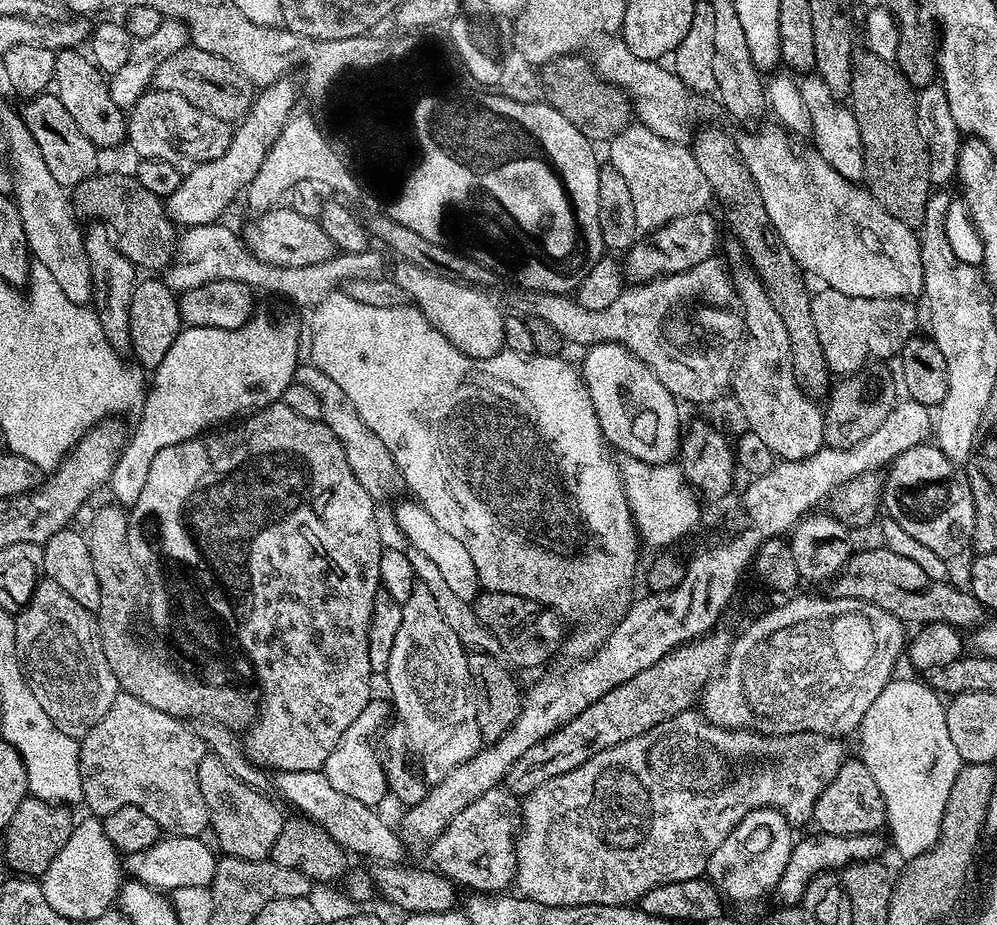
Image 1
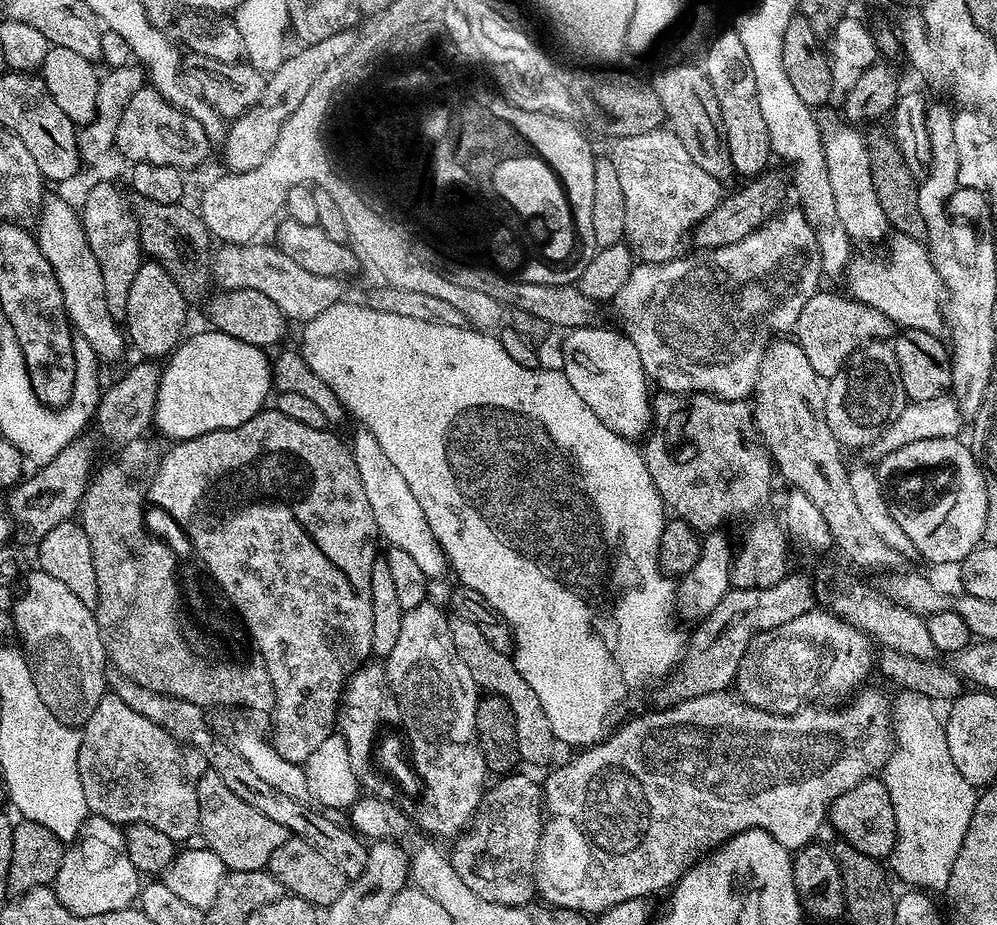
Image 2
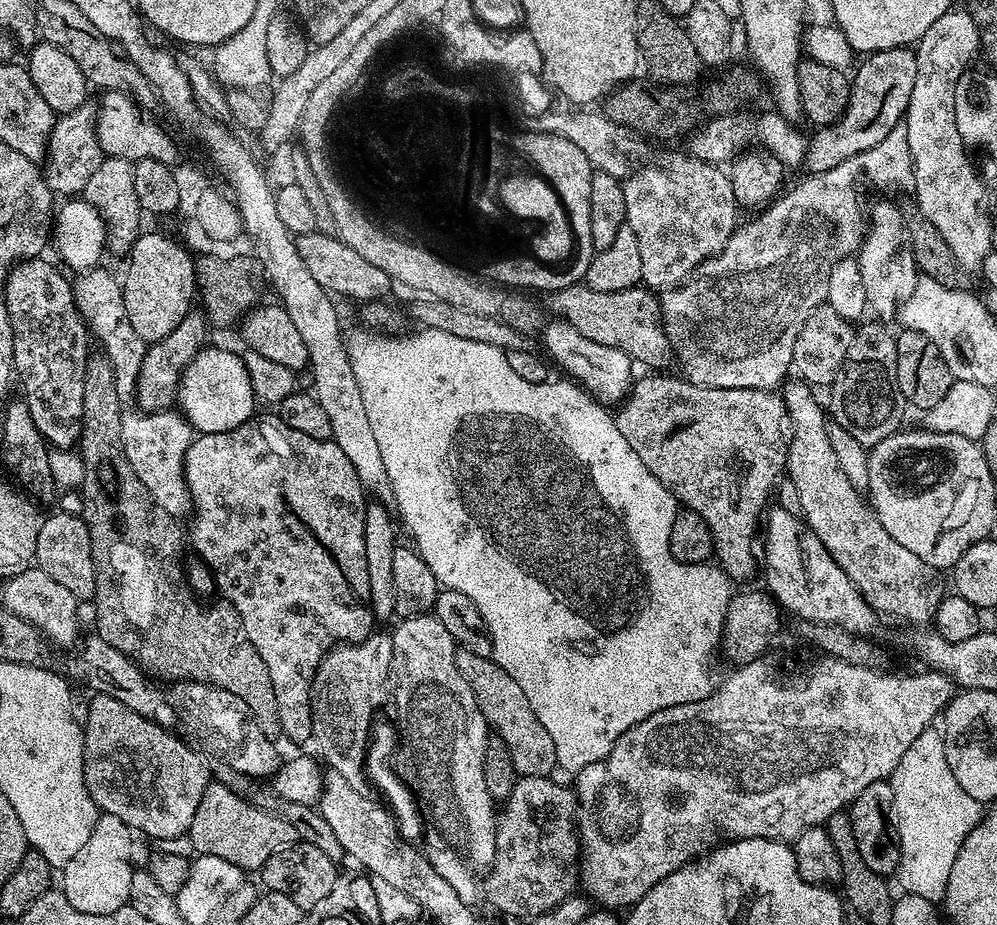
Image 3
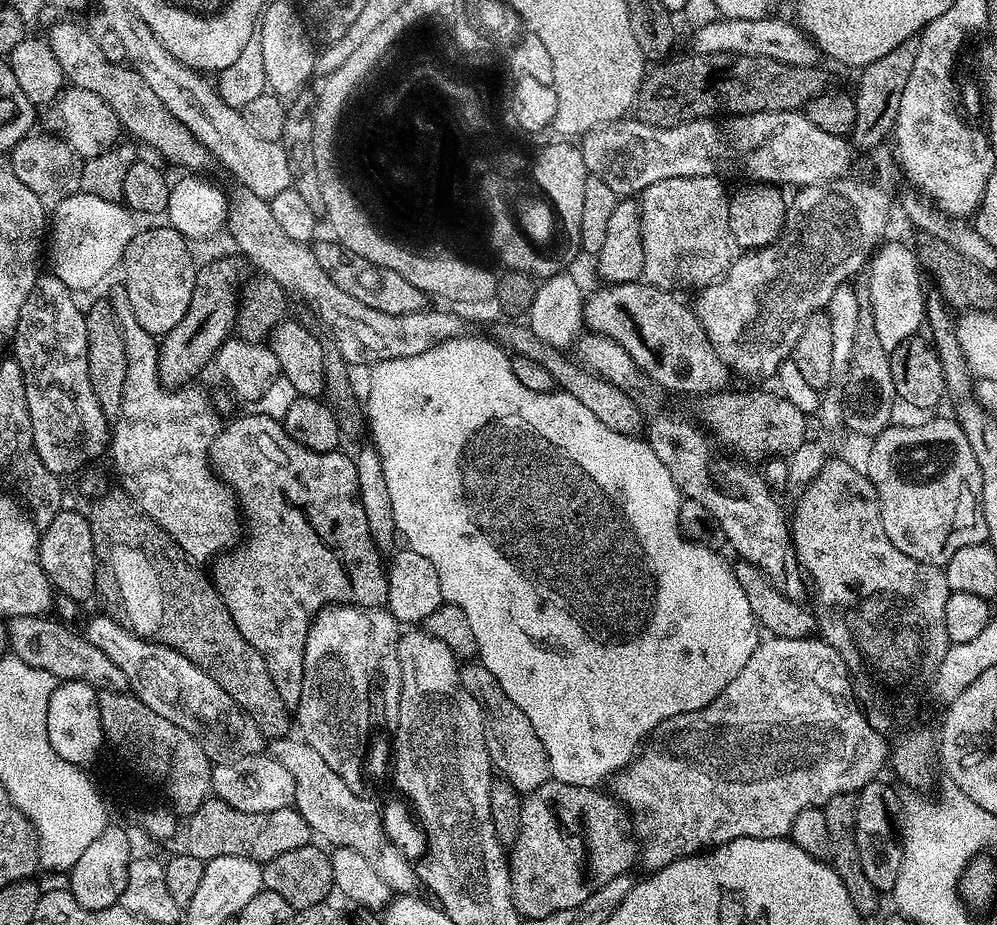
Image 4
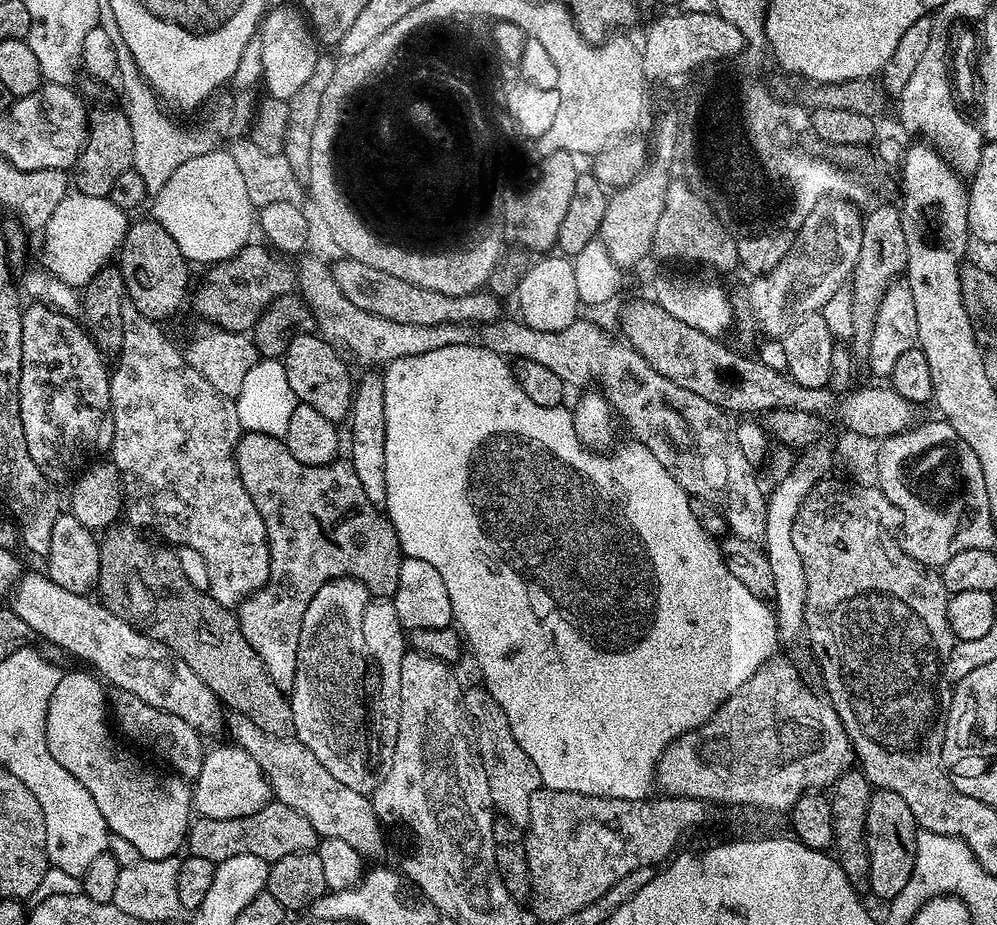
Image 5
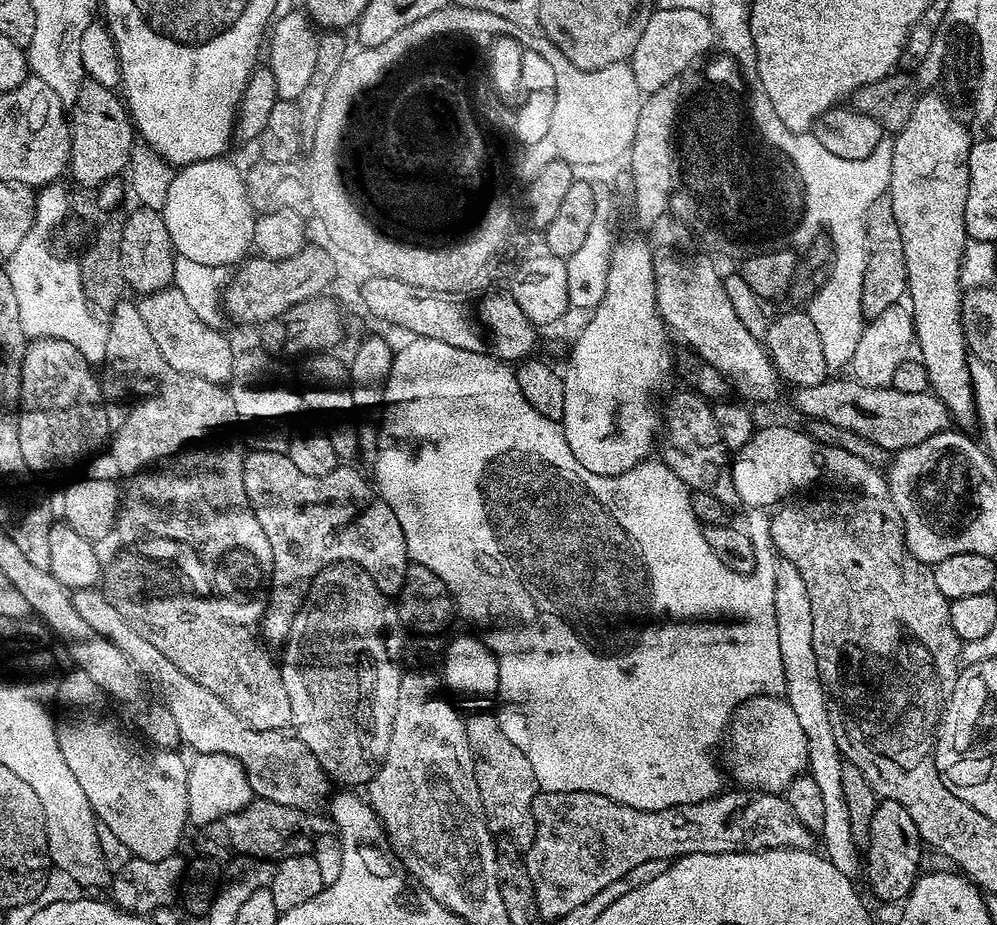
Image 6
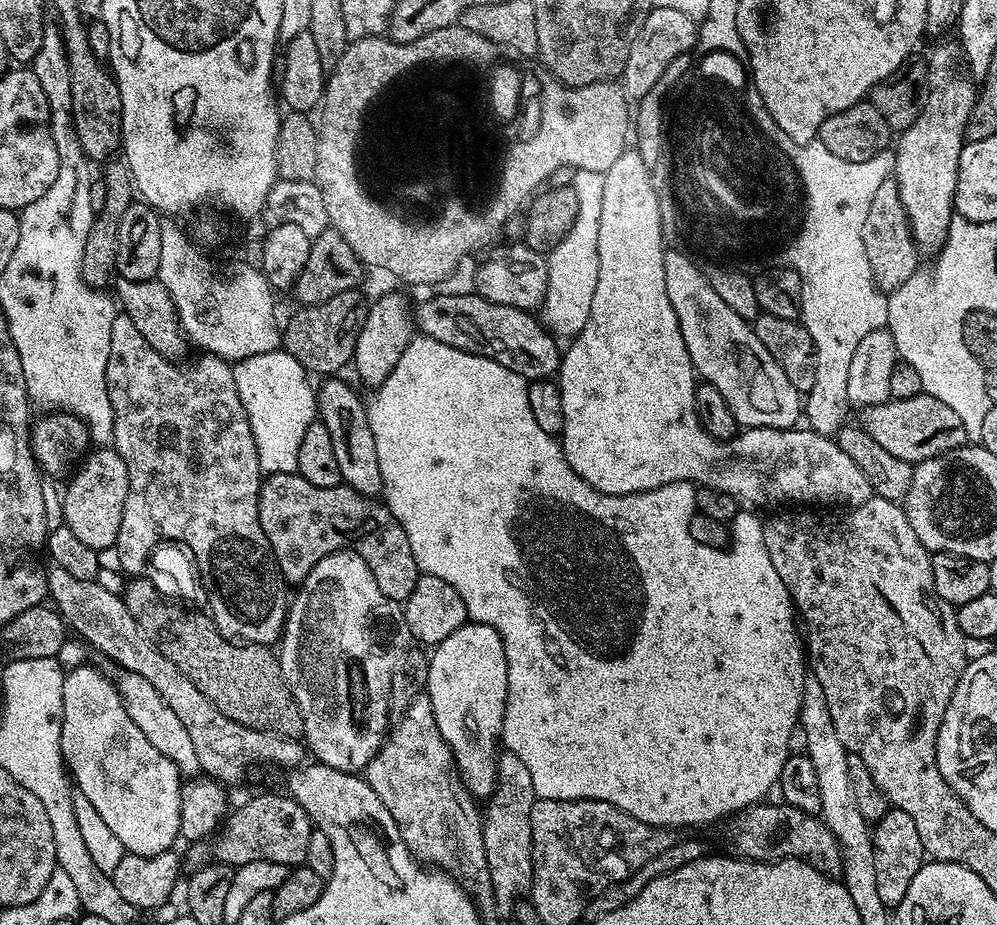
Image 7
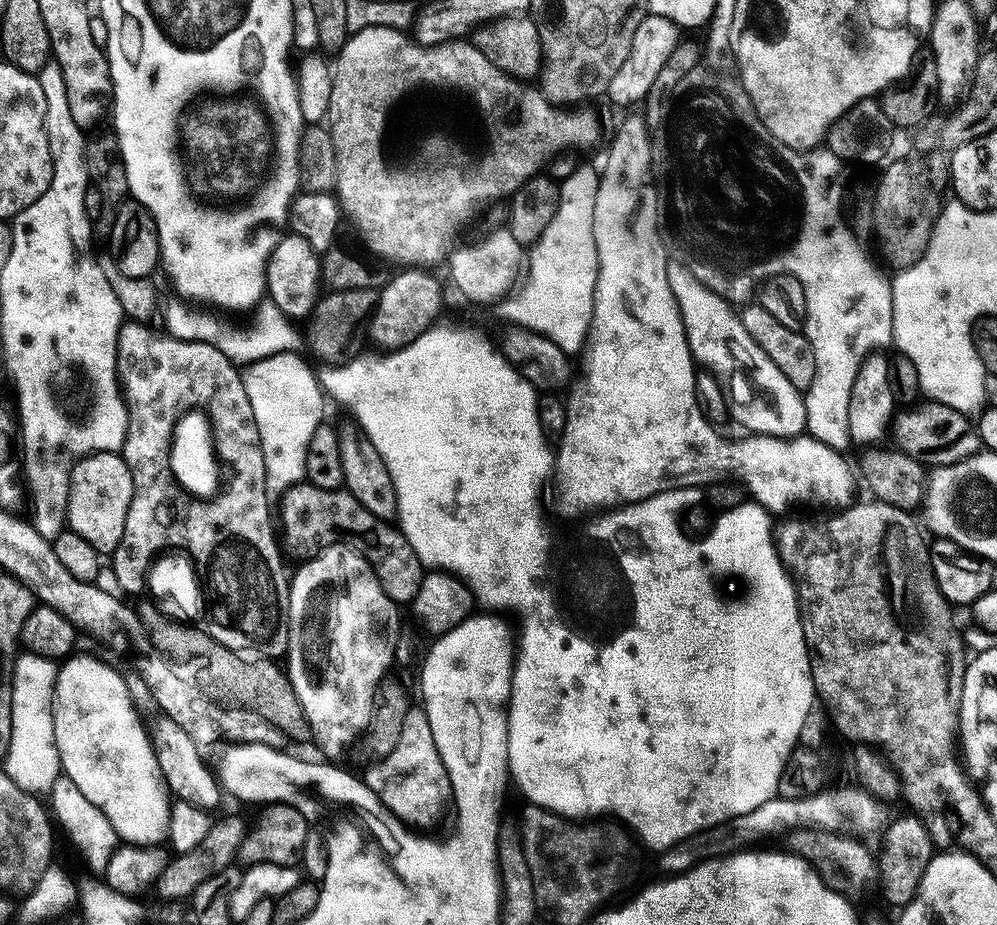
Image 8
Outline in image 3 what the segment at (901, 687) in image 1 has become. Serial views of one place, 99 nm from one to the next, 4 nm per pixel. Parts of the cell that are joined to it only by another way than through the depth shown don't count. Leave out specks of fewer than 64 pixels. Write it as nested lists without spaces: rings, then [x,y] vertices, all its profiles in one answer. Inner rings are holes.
[[[935,727],[914,738],[914,746],[902,754],[902,762],[893,770],[890,783],[894,790],[892,812],[896,816],[896,837],[900,843],[900,864],[895,879],[900,880],[900,888],[905,893],[933,902],[943,901],[950,866],[954,866],[966,834],[980,821],[981,801],[970,798],[958,786],[958,778],[954,778],[950,762],[946,762],[943,735]]]

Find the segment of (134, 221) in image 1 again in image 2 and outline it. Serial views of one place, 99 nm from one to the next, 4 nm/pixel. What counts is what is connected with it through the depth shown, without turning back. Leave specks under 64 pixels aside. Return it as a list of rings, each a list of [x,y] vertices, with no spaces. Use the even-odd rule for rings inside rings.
[[[136,196],[131,201],[132,213],[136,215],[136,221],[138,222],[141,253],[145,257],[151,258],[155,263],[161,264],[170,274],[170,278],[174,278],[174,282],[178,286],[178,290],[182,290],[185,300],[195,302],[199,296],[201,298],[207,297],[213,287],[214,260],[210,255],[210,248],[208,252],[208,243],[210,243],[208,227],[201,222],[199,211],[192,209],[191,212],[185,204],[184,202],[179,202],[172,205],[162,205],[142,196]]]

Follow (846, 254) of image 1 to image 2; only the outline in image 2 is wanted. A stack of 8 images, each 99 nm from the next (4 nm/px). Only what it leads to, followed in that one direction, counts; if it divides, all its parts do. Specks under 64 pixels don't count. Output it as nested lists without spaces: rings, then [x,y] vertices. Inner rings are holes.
[[[899,234],[893,235],[891,240],[888,264],[875,264],[872,260],[860,258],[853,259],[849,264],[846,281],[851,299],[861,300],[866,306],[886,314],[888,320],[901,329],[913,328],[939,333],[945,327],[946,293],[944,284],[938,278],[938,270],[934,270],[934,262],[927,247],[919,240]]]

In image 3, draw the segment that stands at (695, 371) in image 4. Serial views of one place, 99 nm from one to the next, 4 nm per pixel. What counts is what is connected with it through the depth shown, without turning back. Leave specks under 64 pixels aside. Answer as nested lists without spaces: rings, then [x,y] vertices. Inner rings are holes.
[[[584,282],[571,284],[558,289],[547,297],[552,307],[553,317],[570,322],[582,338],[590,338],[590,342],[598,342],[602,346],[614,346],[614,350],[622,350],[637,365],[645,364],[648,370],[664,370],[668,363],[673,363],[672,344],[664,329],[664,321],[660,319],[660,301],[647,287],[637,286],[630,289],[615,291],[597,291],[587,287]]]

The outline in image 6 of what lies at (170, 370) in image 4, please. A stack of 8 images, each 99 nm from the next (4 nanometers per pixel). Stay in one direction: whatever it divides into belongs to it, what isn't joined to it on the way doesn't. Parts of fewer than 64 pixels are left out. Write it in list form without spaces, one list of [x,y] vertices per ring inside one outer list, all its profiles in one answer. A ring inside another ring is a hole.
[[[308,246],[294,258],[281,260],[271,260],[259,254],[249,255],[235,269],[237,272],[231,273],[230,283],[223,291],[225,313],[240,324],[259,326],[288,312],[290,306],[298,306],[298,302],[325,295],[336,276],[336,264],[332,261],[333,253],[324,248]]]

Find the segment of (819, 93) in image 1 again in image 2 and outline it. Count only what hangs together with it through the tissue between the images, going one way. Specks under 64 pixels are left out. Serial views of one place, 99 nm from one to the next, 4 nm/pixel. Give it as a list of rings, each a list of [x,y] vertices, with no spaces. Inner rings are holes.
[[[847,123],[827,124],[822,128],[824,145],[824,165],[830,178],[830,187],[834,189],[834,206],[838,218],[842,218],[842,226],[846,226],[846,234],[853,242],[865,240],[872,244],[890,232],[886,218],[886,210],[882,210],[882,202],[878,202],[878,190],[874,190],[874,174],[872,173],[872,149],[869,141],[864,141],[857,127]]]

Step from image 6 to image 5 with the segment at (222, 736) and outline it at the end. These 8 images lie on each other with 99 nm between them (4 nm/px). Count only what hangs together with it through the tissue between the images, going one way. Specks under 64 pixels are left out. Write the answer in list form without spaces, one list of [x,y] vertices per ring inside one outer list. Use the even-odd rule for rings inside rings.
[[[233,711],[227,713],[226,728],[232,731],[231,743],[246,750],[246,754],[258,762],[272,788],[273,797],[290,806],[290,810],[298,810],[320,837],[342,838],[368,862],[376,862],[372,860],[383,854],[385,829],[376,816],[371,799],[363,792],[350,790],[350,786],[342,786],[342,782],[338,782],[338,778],[334,778],[334,774],[330,774],[314,754],[310,754],[305,744],[295,738],[266,734],[266,730],[258,730],[250,718]]]

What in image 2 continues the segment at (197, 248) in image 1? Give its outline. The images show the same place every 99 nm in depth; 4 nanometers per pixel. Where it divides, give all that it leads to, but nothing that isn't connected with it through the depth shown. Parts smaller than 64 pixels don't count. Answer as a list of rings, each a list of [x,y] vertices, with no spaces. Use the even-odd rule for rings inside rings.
[[[271,243],[260,244],[225,244],[214,252],[214,284],[217,289],[258,290],[258,294],[266,294],[278,310],[289,321],[307,322],[318,318],[322,310],[330,310],[341,303],[344,296],[345,281],[339,276],[322,276],[310,274],[310,270],[302,270],[298,262],[286,258],[279,248]]]

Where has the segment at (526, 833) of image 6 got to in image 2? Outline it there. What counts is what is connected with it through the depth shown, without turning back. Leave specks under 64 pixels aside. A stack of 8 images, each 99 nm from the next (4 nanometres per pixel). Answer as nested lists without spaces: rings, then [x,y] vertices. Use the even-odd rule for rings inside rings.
[[[449,619],[450,638],[454,638],[454,650],[458,650],[458,658],[466,662],[470,669],[470,678],[474,678],[477,689],[493,696],[500,696],[510,706],[514,714],[514,730],[518,730],[518,754],[521,761],[528,764],[553,763],[552,755],[558,749],[558,741],[554,730],[550,730],[550,721],[546,718],[546,710],[542,710],[542,702],[538,702],[538,694],[526,686],[526,678],[518,674],[515,659],[508,652],[499,652],[486,642],[486,634],[473,620]]]

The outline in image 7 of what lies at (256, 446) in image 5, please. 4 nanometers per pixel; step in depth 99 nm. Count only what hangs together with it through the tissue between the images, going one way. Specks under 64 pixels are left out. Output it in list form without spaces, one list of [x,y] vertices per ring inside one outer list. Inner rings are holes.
[[[296,472],[265,475],[260,485],[258,518],[272,547],[276,565],[280,567],[280,574],[289,585],[298,586],[303,582],[322,558],[341,550],[355,550],[370,566],[386,598],[406,601],[414,586],[418,586],[418,578],[422,574],[420,564],[414,558],[414,550],[410,550],[410,538],[406,538],[406,530],[402,530],[398,518],[387,503],[358,494],[358,490],[343,482],[338,486],[314,486],[314,482],[306,482],[306,478]]]

